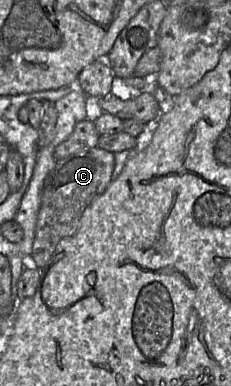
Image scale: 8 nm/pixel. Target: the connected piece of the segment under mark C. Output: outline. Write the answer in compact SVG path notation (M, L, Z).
M91 147L57 160L44 180L41 206L38 213L31 256L37 268L51 259L61 239L73 235L82 214L89 204L99 197L112 181L115 156L111 151Z

